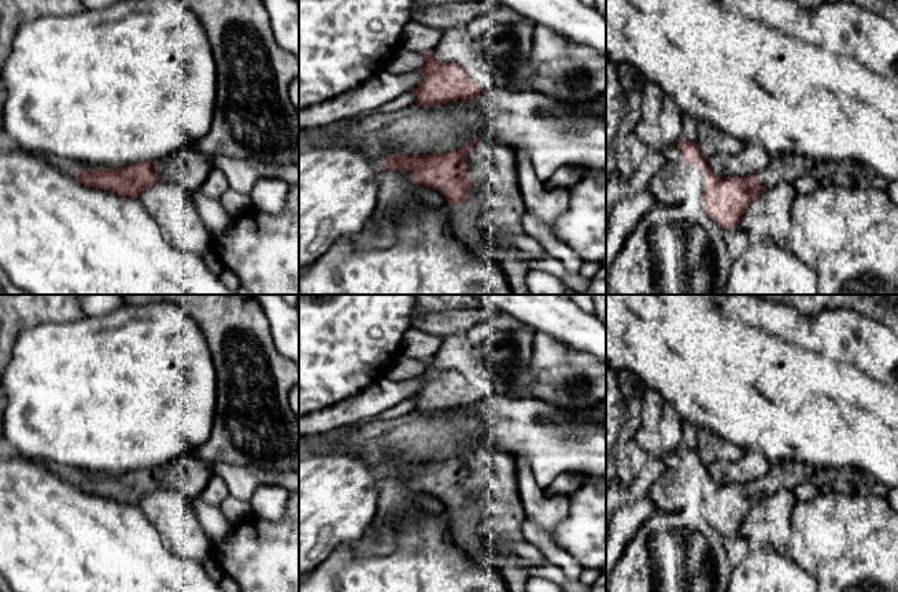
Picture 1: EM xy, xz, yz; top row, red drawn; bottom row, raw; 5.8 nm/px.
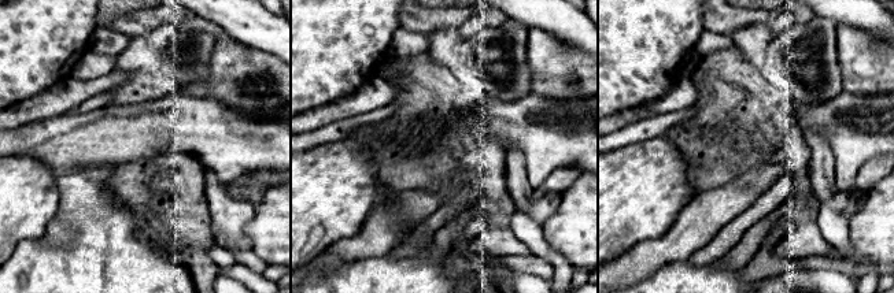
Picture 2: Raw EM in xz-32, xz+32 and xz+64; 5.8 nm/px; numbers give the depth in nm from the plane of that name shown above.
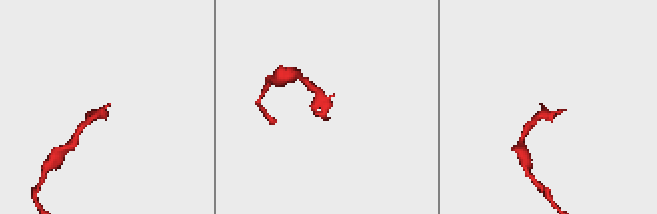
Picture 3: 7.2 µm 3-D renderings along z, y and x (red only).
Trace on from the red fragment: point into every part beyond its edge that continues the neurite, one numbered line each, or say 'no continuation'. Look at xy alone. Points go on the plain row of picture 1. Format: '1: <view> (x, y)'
1: xy (189, 474)

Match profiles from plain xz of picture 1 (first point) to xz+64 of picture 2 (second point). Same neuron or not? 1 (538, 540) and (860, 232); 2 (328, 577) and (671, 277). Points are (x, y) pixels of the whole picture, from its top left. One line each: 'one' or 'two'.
1: two
2: one

